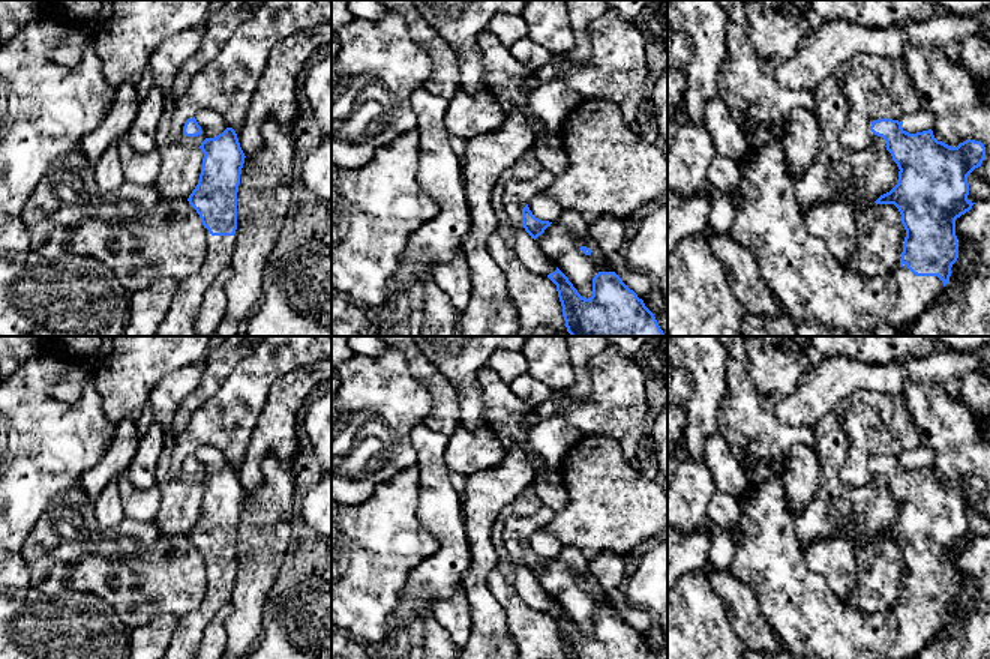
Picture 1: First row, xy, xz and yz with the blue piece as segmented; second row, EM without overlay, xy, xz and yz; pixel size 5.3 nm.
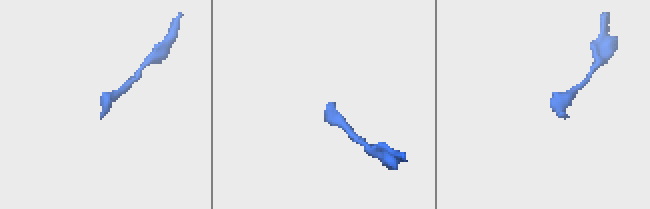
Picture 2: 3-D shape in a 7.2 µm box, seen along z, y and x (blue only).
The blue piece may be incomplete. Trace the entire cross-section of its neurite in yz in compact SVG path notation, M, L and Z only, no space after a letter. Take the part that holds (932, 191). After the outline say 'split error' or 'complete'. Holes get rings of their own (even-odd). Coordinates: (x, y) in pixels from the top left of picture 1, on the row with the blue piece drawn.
M879 119L870 126L886 141L885 147L900 170L897 185L874 201L894 204L906 230L900 267L888 276L844 269L824 240L807 231L778 137L750 147L738 161L741 177L730 198L735 207L730 236L752 252L760 278L795 321L796 336L906 336L906 327L950 282L951 267L958 258L956 219L975 204L968 200L968 176L981 167L986 147L975 140L951 147L938 141L932 129L909 134L902 125Z; split error

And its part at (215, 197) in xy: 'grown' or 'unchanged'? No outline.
grown

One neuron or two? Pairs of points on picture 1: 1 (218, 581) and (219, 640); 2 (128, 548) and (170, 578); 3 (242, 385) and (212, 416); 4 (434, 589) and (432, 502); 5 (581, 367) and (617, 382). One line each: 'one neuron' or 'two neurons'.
1: two neurons
2: one neuron
3: one neuron
4: one neuron
5: two neurons

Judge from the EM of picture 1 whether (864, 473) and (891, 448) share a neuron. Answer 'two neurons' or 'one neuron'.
one neuron

